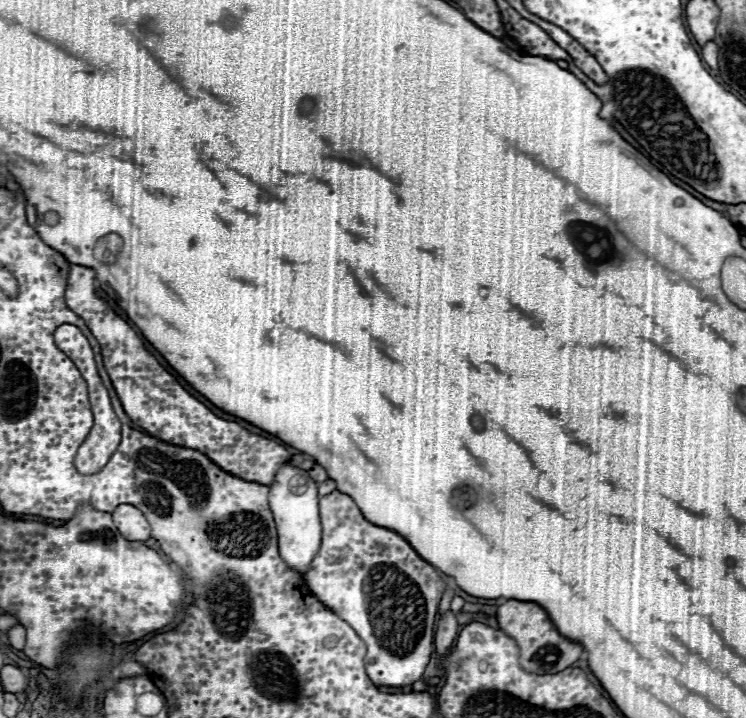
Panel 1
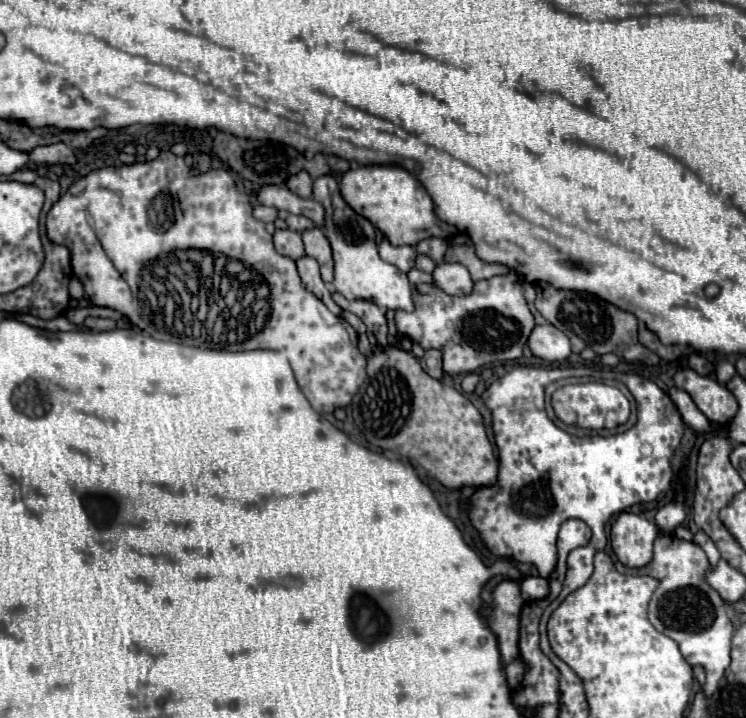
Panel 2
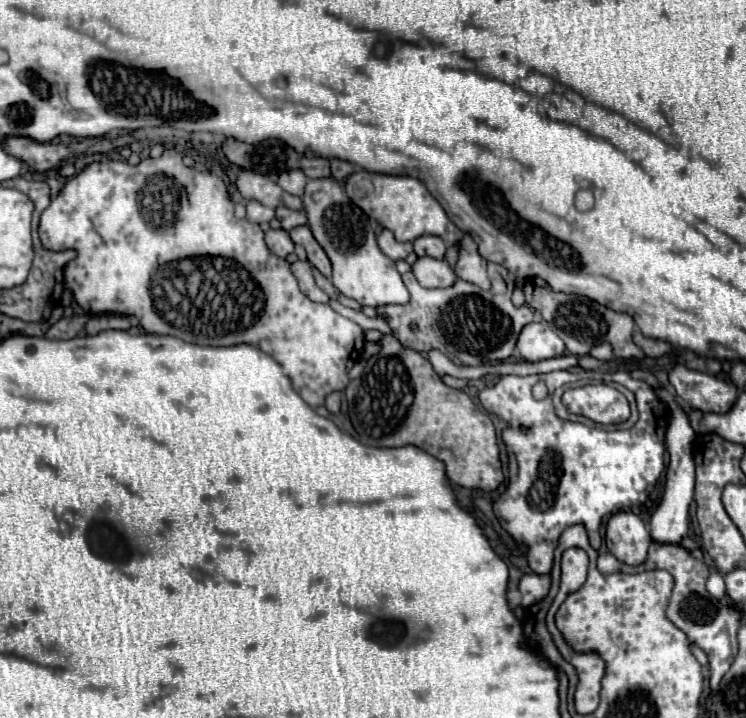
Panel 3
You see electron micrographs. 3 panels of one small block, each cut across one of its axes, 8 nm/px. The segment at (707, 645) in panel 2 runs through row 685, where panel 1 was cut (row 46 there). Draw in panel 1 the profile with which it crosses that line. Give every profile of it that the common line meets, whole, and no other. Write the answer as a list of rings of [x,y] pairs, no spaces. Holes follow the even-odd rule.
[[[708,42],[708,44],[703,47],[701,56],[703,61],[705,61],[712,70],[718,70],[719,47],[715,42]]]

